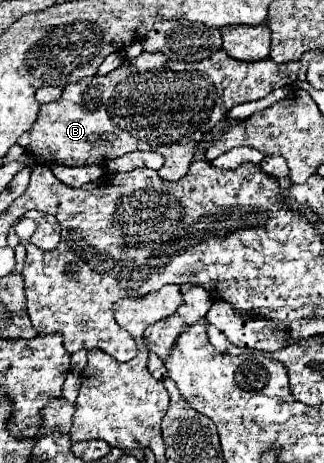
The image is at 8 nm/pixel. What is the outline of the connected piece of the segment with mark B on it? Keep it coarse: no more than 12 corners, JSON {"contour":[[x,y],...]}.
{"contour":[[160,52],[68,84],[18,144],[42,166],[158,152],[182,178],[300,62]]}

